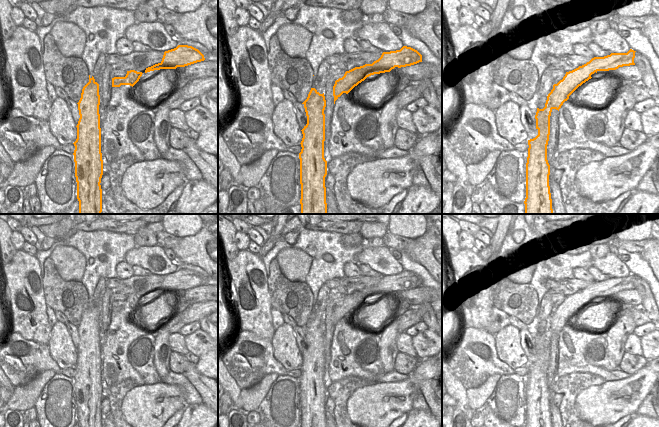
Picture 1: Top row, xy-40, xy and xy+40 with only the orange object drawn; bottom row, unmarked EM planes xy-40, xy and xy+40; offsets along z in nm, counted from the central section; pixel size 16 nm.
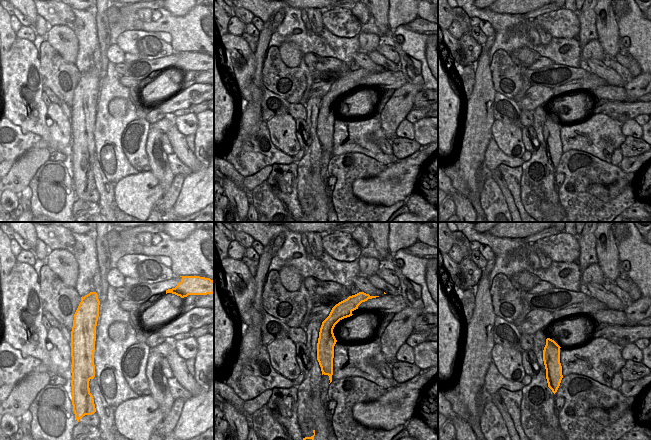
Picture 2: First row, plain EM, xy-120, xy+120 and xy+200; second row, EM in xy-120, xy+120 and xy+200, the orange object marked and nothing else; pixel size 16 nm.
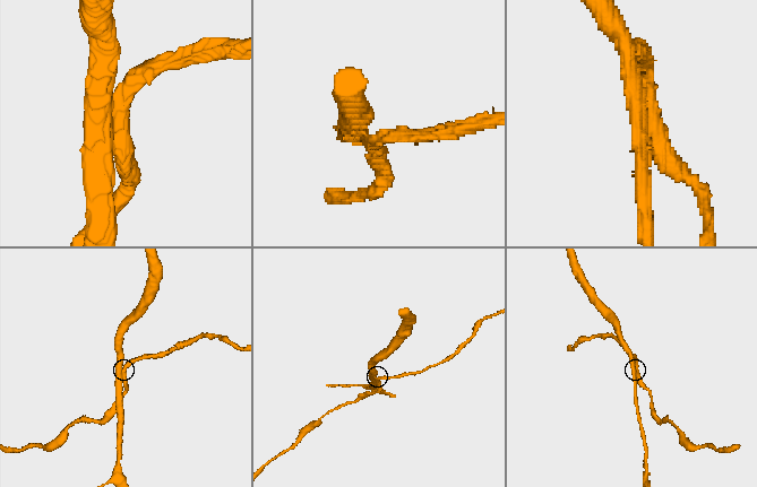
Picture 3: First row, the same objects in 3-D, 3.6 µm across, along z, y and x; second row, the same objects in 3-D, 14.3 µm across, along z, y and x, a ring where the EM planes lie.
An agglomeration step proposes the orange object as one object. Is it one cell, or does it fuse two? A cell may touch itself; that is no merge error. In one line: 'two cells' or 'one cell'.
two cells

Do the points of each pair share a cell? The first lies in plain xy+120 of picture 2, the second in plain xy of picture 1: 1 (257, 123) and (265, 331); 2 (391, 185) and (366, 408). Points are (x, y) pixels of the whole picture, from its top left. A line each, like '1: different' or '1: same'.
1: different
2: same

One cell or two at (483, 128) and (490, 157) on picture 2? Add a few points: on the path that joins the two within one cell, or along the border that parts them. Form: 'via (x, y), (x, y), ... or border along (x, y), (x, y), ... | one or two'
border along (492, 136), (485, 153), (485, 164), (487, 166) | two

